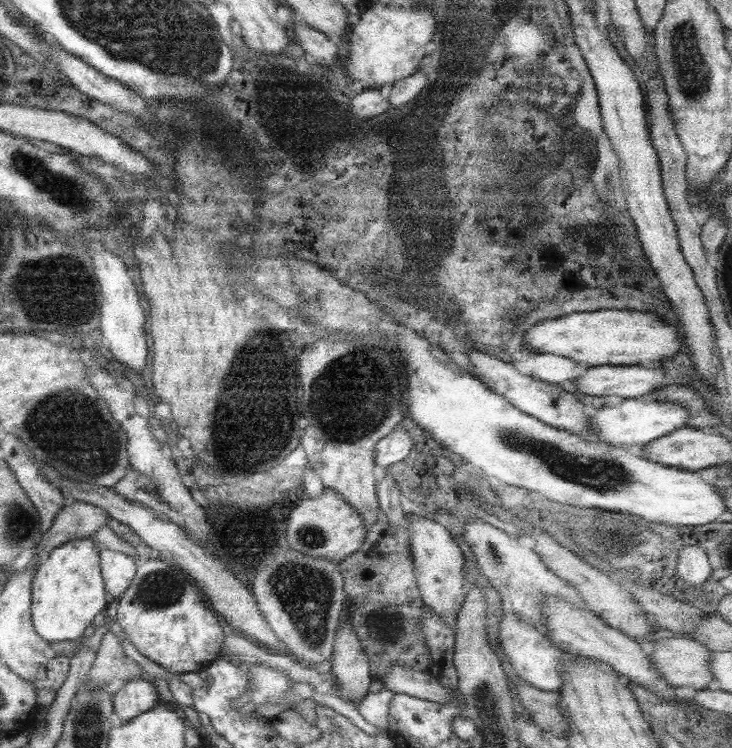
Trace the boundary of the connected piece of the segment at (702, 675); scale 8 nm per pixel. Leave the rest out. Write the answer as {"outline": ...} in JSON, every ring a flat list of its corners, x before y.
{"outline":[[674,636,656,639,649,654,649,661,662,675,668,685,674,688,692,688,695,691,712,686,713,676,710,672,709,658,712,652,689,636]]}

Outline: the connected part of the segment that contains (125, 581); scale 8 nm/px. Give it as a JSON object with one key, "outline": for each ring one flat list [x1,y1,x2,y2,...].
{"outline":[[104,547,98,550,98,562,104,592,114,598,119,597,133,579,138,562,123,552,114,552]]}

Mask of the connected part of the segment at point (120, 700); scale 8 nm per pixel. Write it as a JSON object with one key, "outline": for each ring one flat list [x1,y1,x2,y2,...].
{"outline":[[148,678,126,682,112,696,112,712,125,721,155,707,160,701,155,686]]}

